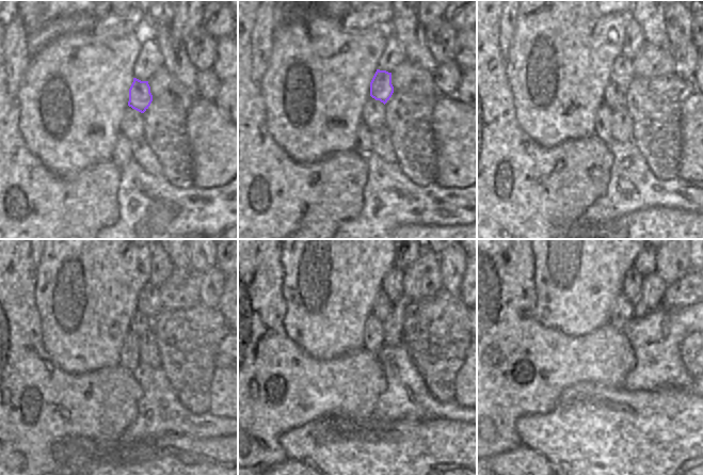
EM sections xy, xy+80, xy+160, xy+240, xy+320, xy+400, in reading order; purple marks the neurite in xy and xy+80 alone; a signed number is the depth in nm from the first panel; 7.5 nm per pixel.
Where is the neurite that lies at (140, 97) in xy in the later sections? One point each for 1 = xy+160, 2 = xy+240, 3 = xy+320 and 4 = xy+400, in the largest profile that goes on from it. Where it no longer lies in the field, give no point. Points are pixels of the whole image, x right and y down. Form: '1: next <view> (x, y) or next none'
1: next xy+160 (622, 75)
2: next xy+240 (148, 302)
3: next xy+320 (392, 285)
4: next xy+400 (644, 262)

